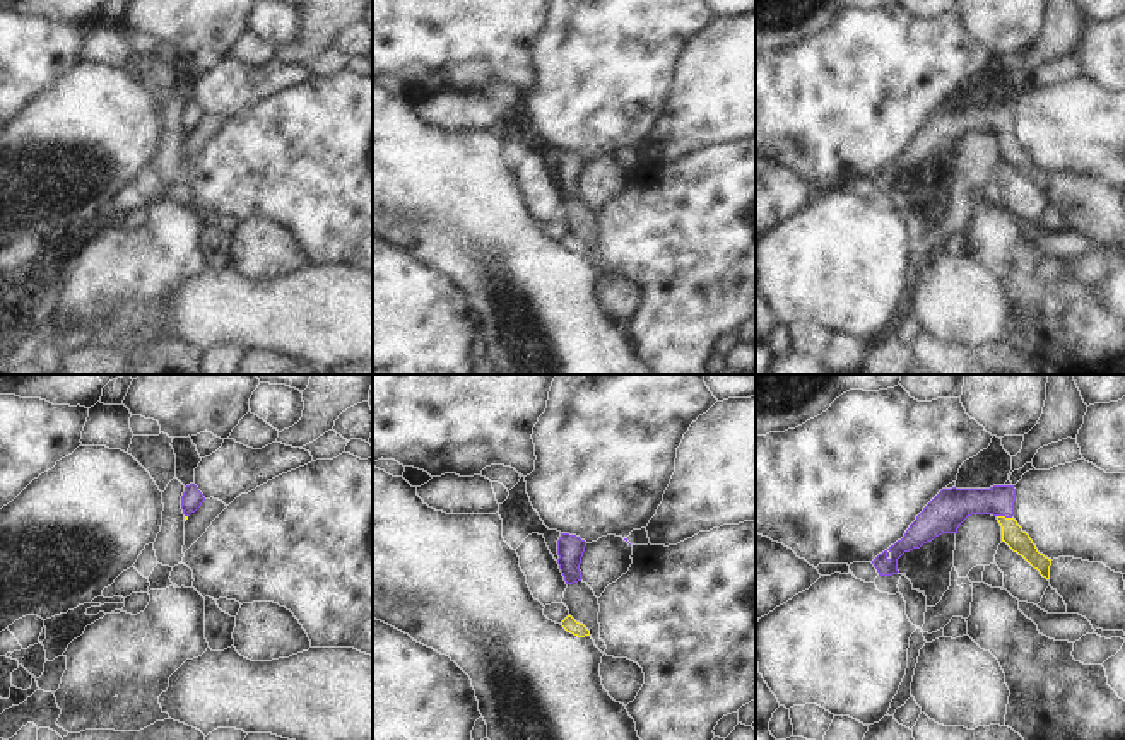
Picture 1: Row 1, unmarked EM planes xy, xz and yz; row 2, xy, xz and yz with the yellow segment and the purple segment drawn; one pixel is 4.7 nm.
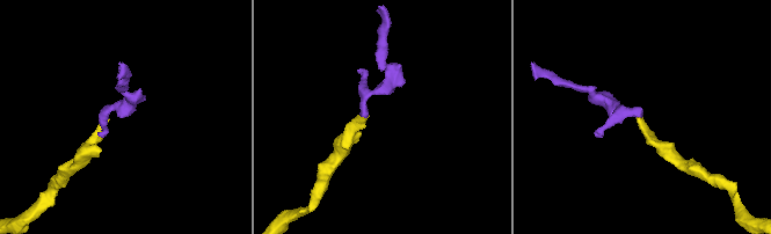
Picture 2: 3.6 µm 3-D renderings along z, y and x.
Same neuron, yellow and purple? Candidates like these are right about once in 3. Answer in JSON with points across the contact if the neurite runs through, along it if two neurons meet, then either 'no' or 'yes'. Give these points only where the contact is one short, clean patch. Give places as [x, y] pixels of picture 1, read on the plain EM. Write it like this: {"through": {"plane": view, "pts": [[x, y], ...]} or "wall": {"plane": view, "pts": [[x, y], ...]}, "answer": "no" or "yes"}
{"through": {"plane": "yz", "pts": [[1013, 152], [1004, 134], [992, 122], [953, 123]]}, "answer": "yes"}

